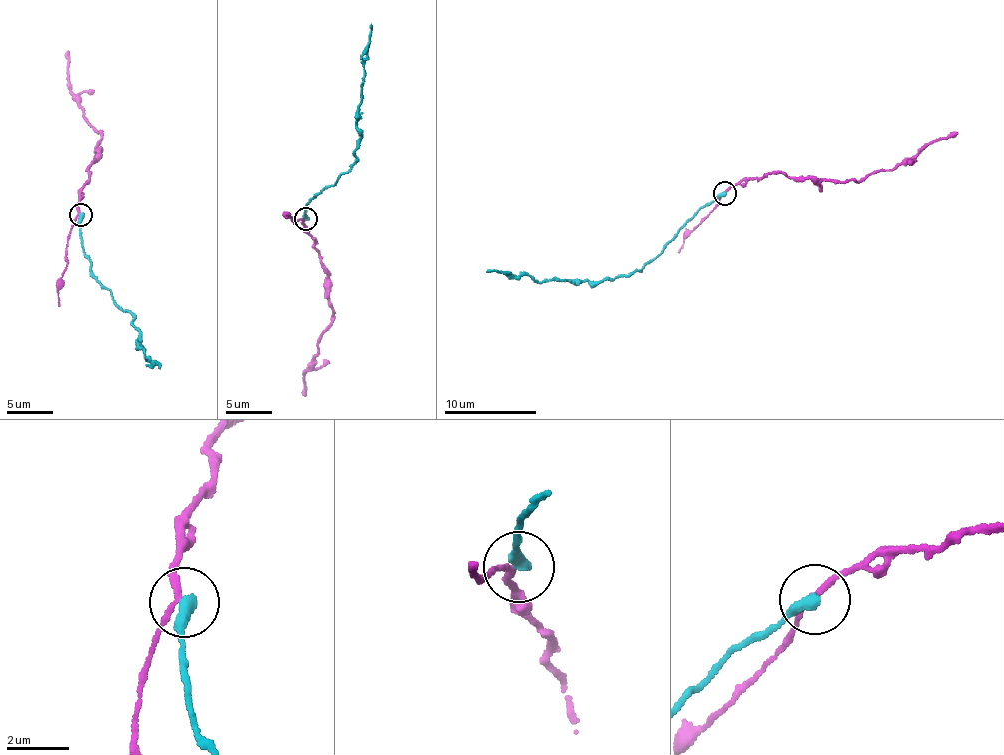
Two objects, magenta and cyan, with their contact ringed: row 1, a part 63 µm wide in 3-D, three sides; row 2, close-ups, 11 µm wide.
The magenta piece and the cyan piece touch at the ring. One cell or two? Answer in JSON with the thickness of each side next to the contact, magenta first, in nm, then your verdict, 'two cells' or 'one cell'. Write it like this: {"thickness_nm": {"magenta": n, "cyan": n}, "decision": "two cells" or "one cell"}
{"thickness_nm": {"magenta": 170, "cyan": 400}, "decision": "two cells"}

